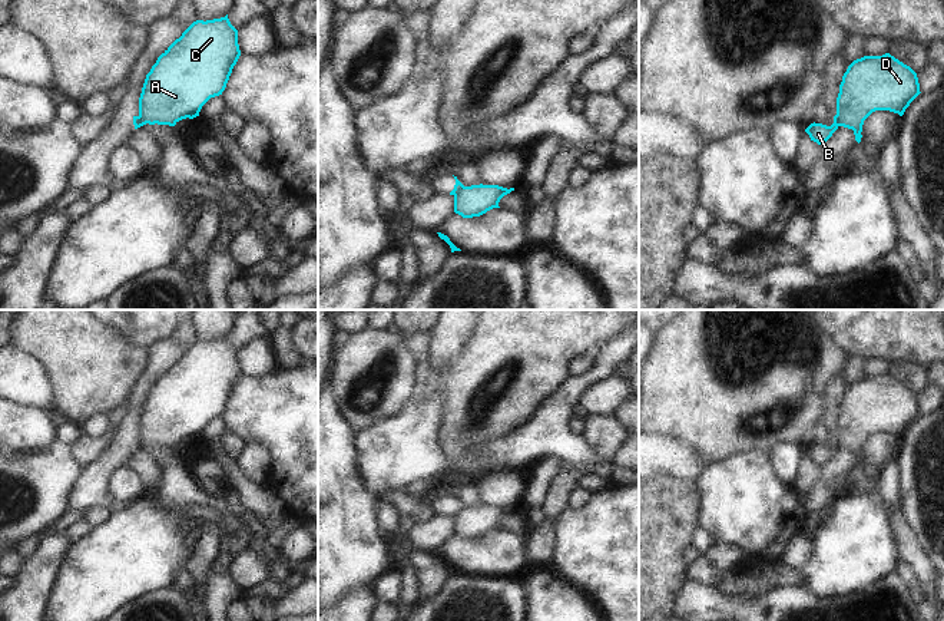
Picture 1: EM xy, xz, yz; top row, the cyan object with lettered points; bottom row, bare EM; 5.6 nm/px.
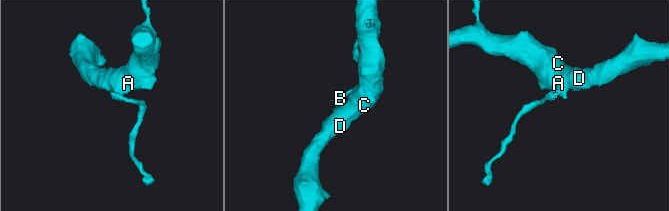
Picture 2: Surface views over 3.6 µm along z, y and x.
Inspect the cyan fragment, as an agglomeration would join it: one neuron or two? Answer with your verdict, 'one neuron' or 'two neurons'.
two neurons

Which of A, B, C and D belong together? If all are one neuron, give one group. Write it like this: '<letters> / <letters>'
A C D / B

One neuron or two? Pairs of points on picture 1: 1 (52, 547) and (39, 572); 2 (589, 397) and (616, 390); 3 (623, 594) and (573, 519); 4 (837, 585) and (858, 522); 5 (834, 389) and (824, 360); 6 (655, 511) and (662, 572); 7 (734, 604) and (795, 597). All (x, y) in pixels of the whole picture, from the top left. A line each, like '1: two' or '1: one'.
1: one
2: one
3: one
4: one
5: two
6: one
7: one

